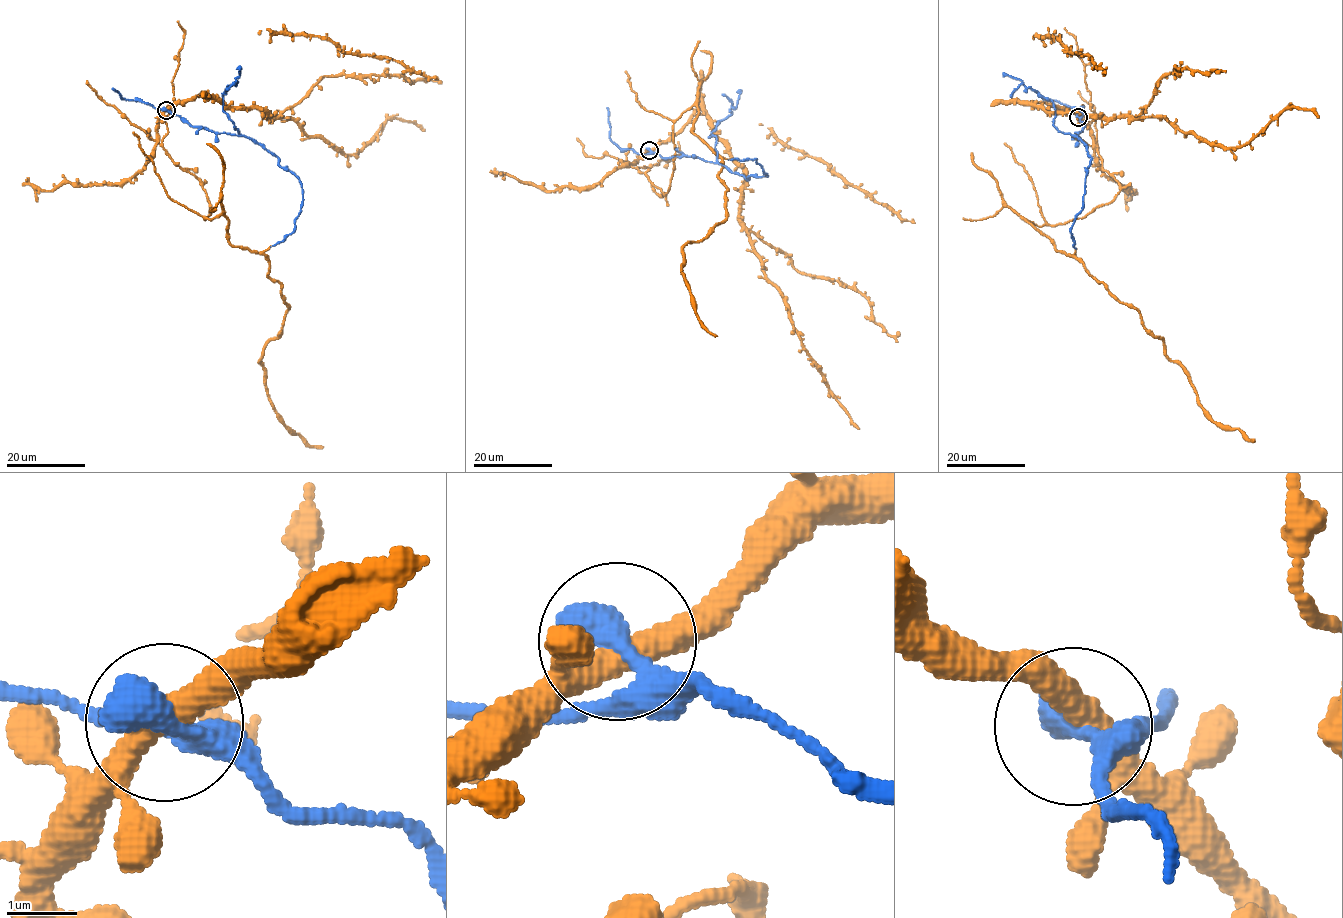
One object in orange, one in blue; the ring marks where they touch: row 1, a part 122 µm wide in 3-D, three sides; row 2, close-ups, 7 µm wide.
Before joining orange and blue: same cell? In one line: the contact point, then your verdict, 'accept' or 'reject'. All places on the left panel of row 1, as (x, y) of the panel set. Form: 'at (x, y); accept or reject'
at (166, 110); accept

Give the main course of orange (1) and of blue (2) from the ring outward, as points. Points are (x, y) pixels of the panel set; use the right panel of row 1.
1: (1078, 117), (1119, 193), (1063, 224), (1027, 221), (1133, 307), (1214, 421), (1254, 441)
2: (1078, 117), (1083, 124), (1077, 136), (1087, 147), (1091, 158), (1086, 169), (1083, 205), (1071, 231), (1076, 249)

